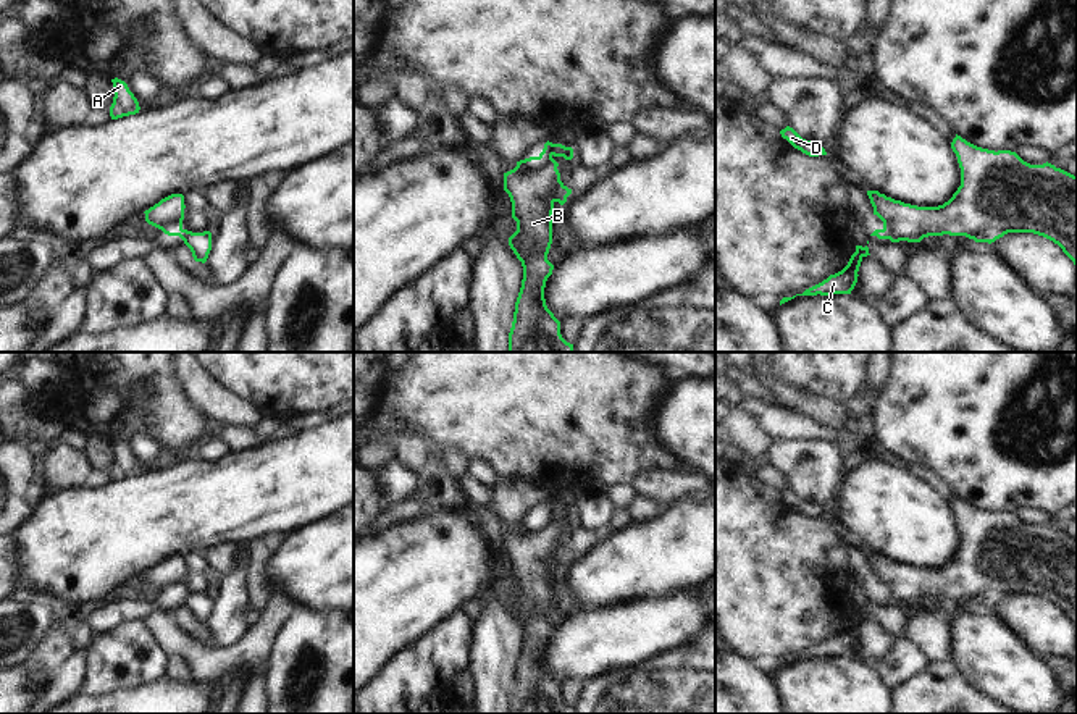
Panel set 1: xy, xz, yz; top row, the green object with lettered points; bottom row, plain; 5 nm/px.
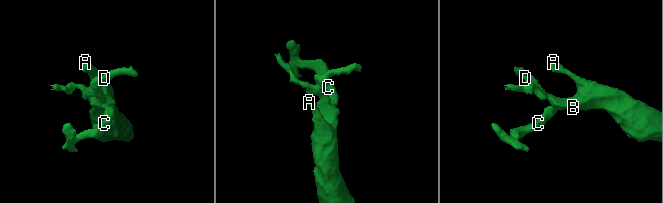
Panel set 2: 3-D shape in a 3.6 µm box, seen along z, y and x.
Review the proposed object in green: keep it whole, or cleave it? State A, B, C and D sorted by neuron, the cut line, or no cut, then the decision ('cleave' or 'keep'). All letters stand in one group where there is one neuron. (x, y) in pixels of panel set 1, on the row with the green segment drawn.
groups A B C D; cut none; keep

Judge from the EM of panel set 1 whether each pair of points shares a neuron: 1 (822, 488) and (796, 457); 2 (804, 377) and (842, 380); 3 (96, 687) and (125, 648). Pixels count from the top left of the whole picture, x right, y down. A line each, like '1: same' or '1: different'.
1: same
2: same
3: same

